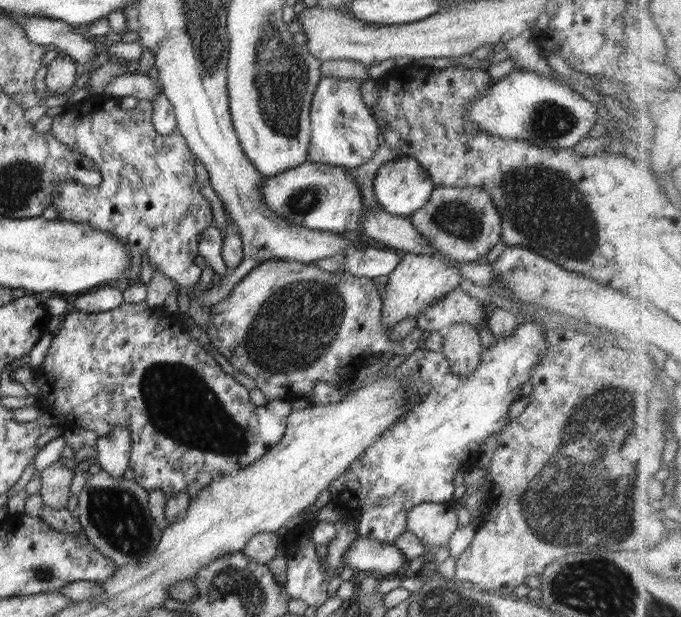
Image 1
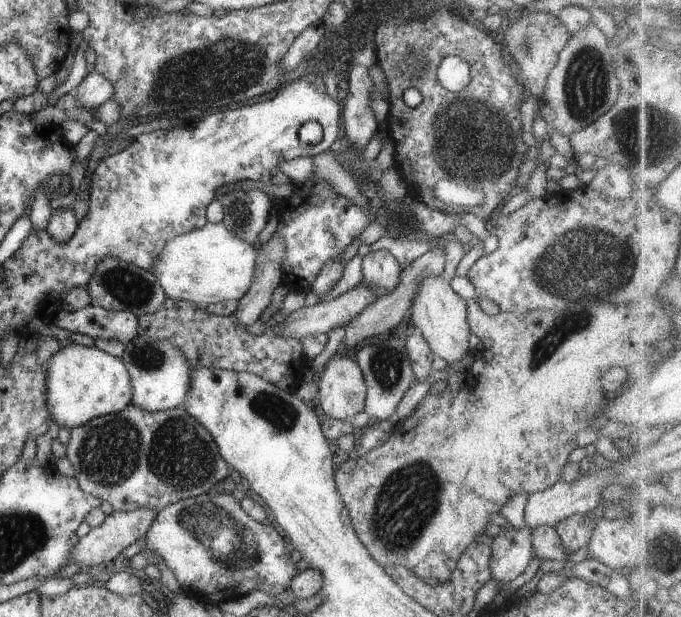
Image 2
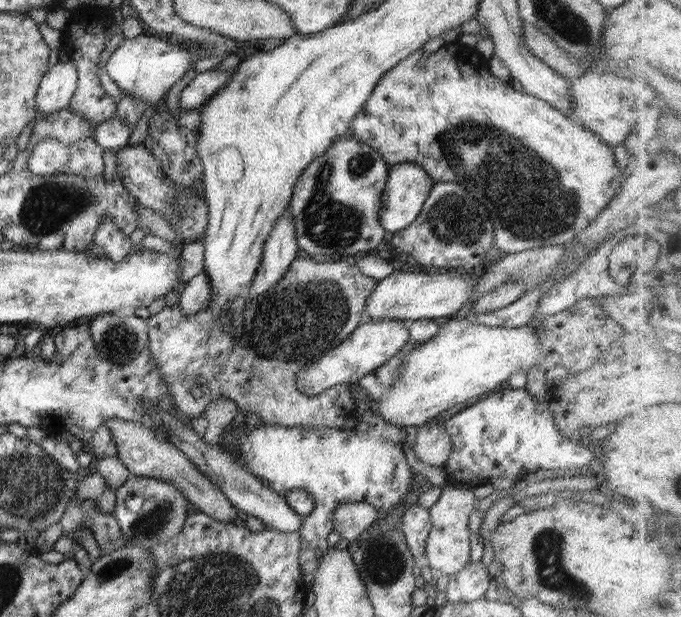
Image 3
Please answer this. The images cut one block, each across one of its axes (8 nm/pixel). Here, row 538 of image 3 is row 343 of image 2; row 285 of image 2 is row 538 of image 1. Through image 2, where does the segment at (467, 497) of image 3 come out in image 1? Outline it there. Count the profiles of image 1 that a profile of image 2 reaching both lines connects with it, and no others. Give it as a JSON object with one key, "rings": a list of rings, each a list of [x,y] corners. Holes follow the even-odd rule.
{"rings":[[[422,503],[408,511],[405,527],[434,551],[448,545],[460,524],[451,503]]]}

